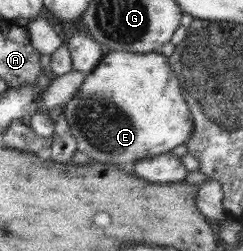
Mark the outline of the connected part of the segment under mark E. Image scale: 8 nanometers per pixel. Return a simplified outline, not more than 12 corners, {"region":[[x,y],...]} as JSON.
{"region":[[106,52],[63,107],[78,151],[128,166],[194,126],[160,53]]}

